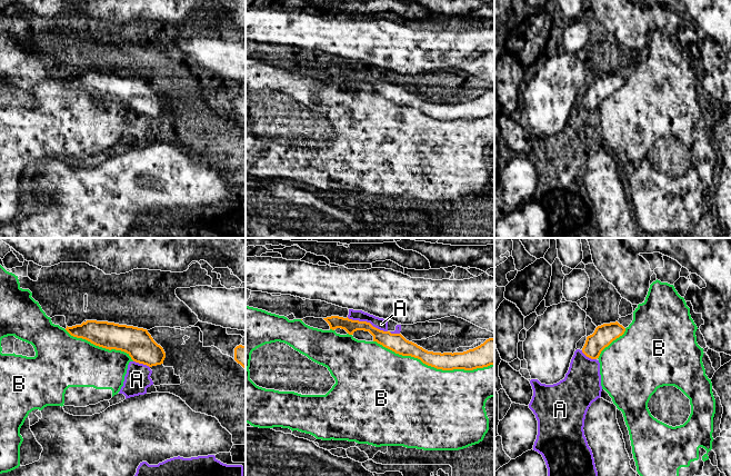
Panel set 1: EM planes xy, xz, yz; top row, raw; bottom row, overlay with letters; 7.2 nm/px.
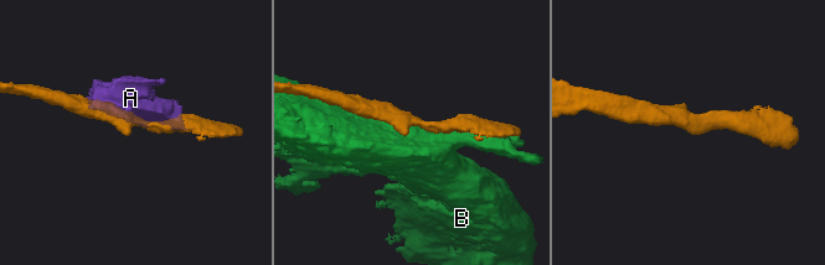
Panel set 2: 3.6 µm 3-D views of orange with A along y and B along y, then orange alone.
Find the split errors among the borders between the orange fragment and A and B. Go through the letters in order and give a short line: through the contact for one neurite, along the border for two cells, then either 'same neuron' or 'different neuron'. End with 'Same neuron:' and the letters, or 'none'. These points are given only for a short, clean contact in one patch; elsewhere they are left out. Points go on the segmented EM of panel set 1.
A: line xz (347, 317), (353, 320), (369, 321), (373, 326), (387, 331); different neuron
B: different neuron
Same neuron: none

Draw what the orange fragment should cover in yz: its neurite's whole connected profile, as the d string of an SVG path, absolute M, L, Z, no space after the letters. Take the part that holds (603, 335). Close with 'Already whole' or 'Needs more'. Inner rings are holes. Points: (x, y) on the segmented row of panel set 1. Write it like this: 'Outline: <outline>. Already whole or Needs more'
Outline: M618 321L598 326L594 333L587 337L582 353L591 359L597 359L601 351L624 331L625 328Z. Already whole

